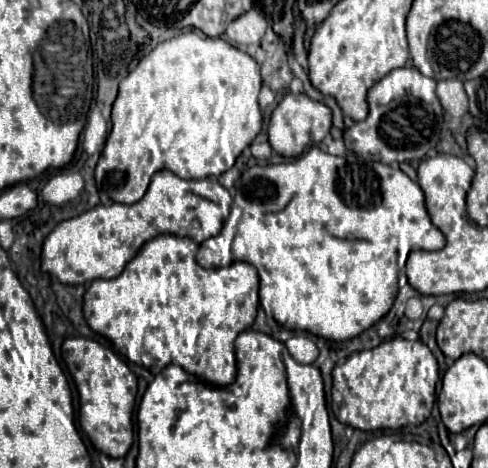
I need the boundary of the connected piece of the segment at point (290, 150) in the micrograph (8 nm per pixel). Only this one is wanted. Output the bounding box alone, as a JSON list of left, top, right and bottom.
[268,94,332,158]

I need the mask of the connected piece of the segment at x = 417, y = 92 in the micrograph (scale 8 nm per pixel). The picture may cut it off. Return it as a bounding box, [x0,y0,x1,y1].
[344,66,444,164]

